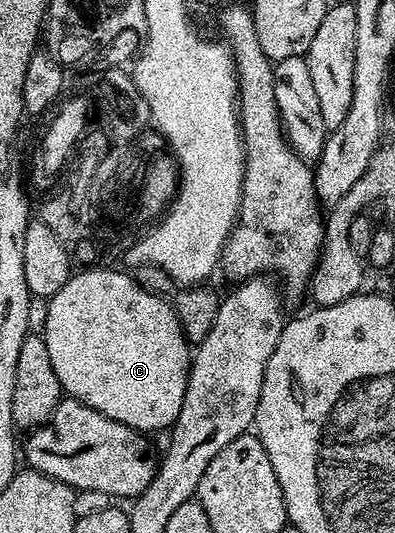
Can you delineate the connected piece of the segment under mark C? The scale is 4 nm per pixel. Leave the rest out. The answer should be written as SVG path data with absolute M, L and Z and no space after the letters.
M114 268L75 271L70 281L55 296L49 297L49 303L44 339L63 393L143 434L173 428L180 406L184 406L192 359L191 345L173 306L156 294L148 294L129 271L117 272Z

